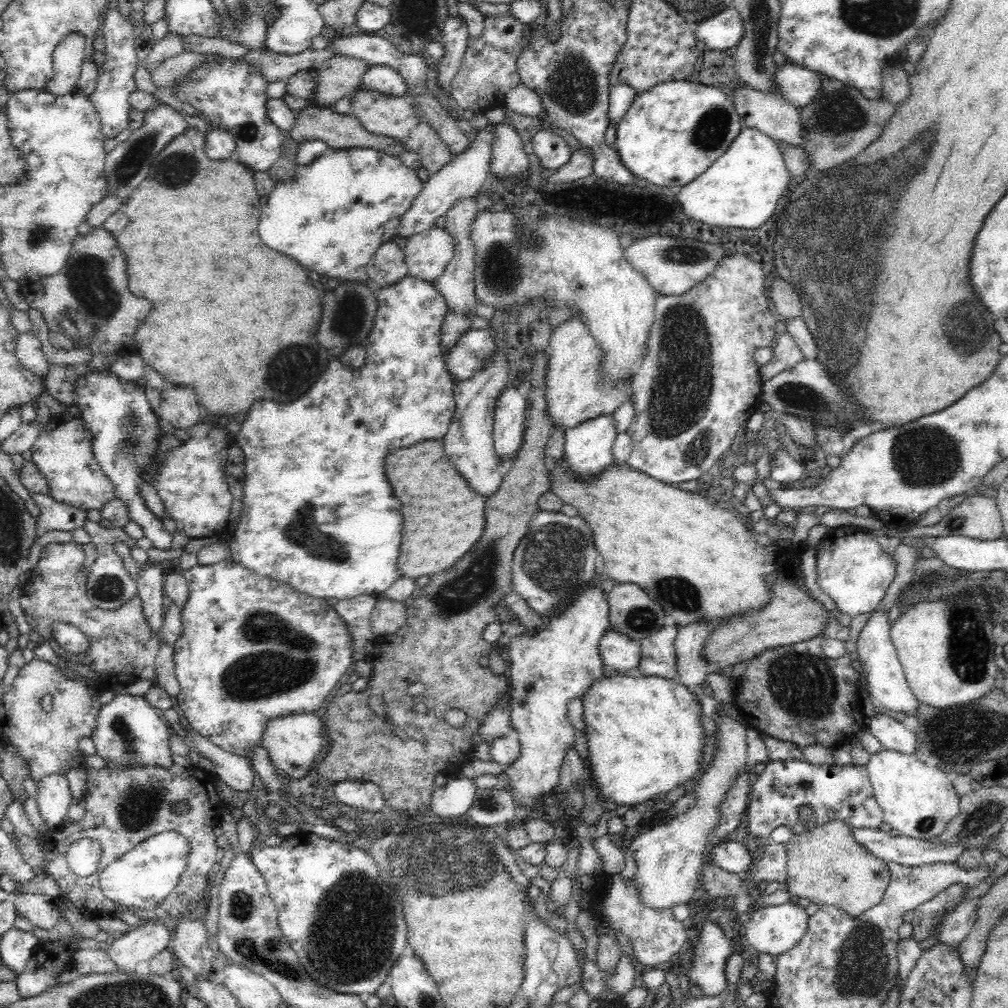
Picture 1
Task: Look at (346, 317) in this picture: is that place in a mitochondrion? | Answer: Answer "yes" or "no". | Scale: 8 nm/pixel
yes

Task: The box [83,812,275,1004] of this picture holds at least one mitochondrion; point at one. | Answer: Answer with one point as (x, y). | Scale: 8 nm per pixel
(242, 906)

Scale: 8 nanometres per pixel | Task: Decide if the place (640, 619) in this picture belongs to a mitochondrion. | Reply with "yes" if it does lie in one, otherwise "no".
yes

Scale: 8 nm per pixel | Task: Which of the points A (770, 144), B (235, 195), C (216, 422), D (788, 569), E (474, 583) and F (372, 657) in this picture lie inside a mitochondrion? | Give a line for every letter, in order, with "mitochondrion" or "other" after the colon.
A: other
B: other
C: other
D: other
E: mitochondrion
F: other

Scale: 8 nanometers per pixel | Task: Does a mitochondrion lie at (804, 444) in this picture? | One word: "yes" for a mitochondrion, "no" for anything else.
yes

